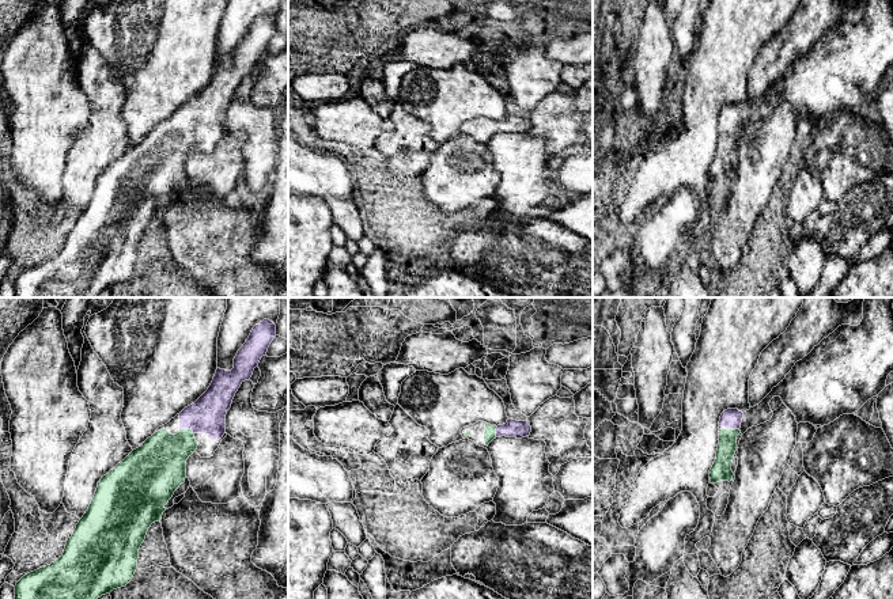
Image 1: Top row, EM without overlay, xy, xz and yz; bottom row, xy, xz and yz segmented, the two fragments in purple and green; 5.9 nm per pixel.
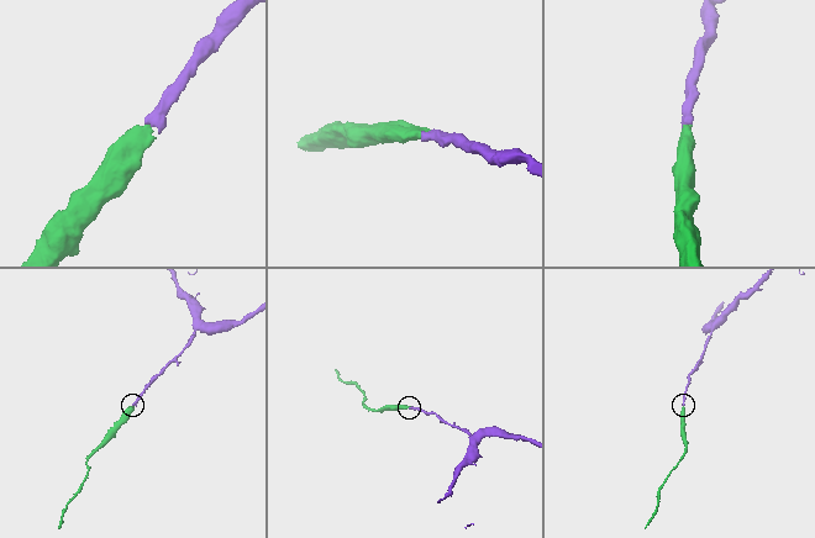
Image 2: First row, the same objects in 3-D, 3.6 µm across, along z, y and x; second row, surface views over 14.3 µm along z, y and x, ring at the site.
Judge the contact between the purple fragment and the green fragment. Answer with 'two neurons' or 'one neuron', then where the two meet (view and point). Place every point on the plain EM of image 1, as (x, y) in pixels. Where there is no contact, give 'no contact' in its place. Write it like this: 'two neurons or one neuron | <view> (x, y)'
one neuron | xy (188, 124)

